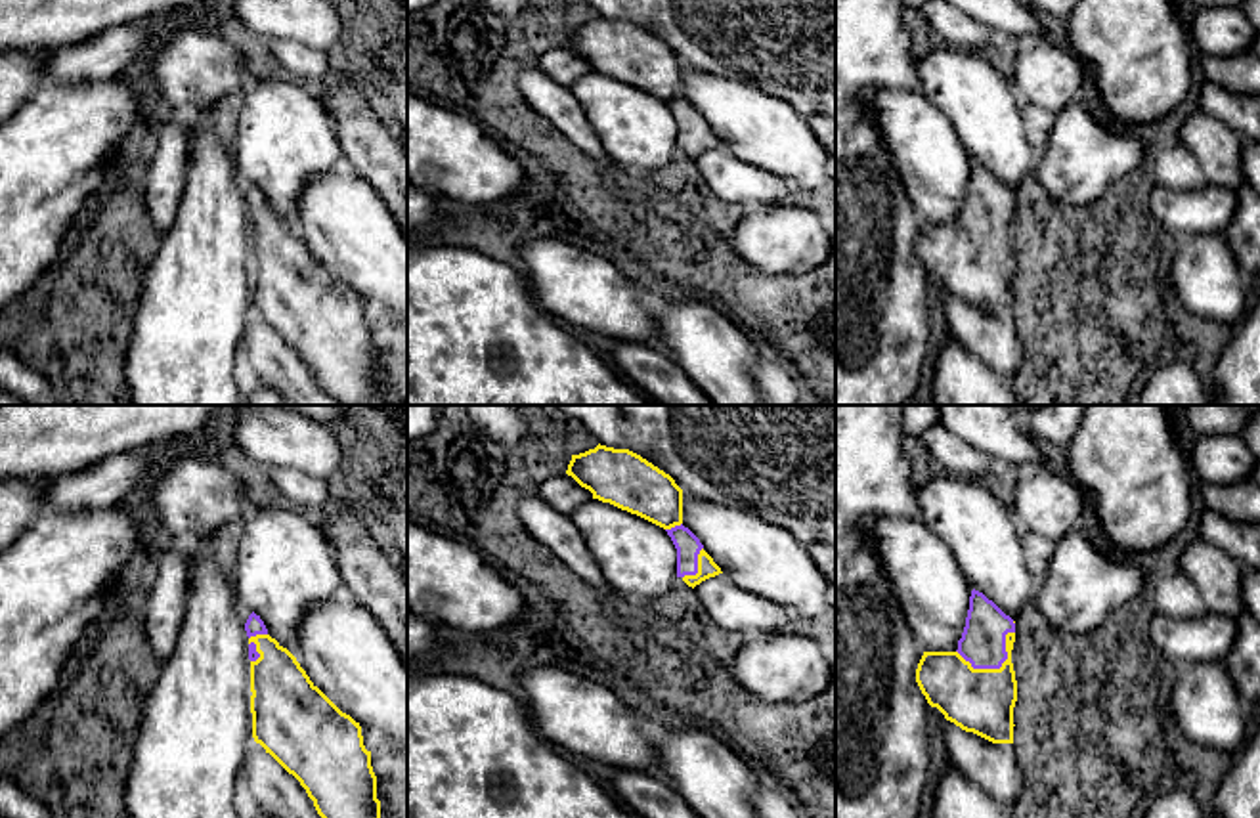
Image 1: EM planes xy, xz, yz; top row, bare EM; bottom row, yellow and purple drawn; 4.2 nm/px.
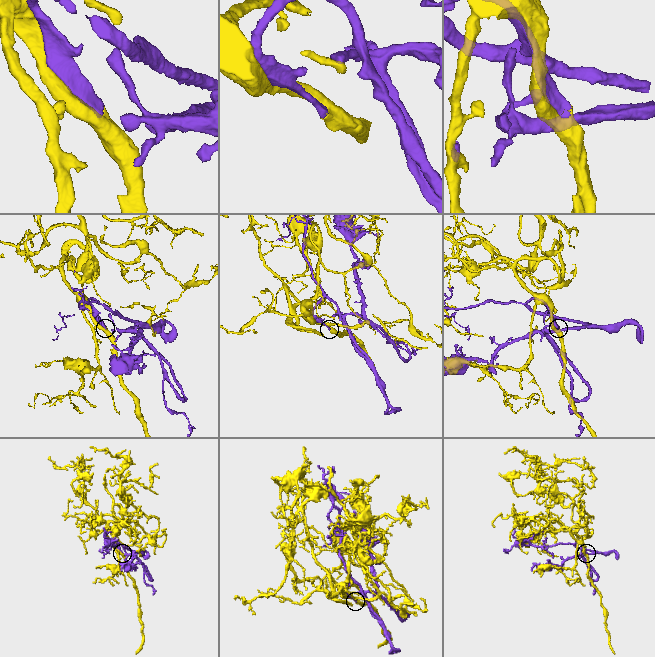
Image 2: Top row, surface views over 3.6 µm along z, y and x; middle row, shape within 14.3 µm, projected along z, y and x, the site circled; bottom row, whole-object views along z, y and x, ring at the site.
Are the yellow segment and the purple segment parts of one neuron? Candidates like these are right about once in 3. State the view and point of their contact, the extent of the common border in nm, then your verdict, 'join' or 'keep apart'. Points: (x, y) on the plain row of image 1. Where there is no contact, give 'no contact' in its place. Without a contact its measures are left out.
meets yellow in yz at (997, 241); contact 260 nm long; join

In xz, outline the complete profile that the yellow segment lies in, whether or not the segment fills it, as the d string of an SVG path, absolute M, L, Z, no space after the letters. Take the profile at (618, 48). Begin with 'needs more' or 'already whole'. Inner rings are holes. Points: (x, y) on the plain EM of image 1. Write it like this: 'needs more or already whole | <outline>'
needs more | M598 15L572 27L566 46L589 61L593 71L663 99L677 120L677 149L688 159L723 145L700 111L683 97L683 61L641 27Z

